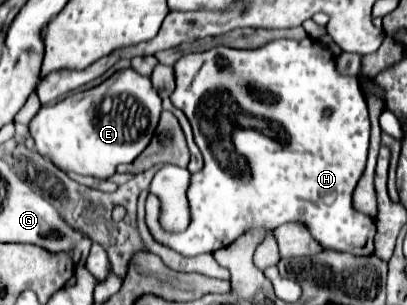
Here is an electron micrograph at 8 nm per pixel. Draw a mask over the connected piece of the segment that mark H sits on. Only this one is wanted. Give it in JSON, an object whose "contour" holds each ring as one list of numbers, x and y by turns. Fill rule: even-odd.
{"contour":[[277,39,271,41,267,47,261,49,253,49,253,51,239,51,239,49,231,49,231,47,213,47,209,51,201,51,201,53,187,53,183,55,175,65,175,91,171,93,171,103,175,107,179,107,191,127,193,127,193,135,195,135,195,143,205,159,205,167,193,175,191,179,191,187,189,187,189,207,191,207,191,223,183,233,167,233,161,229,159,219,157,219,157,201,155,195,149,193,147,201,145,201,145,223,151,231,151,235,155,237,155,241,163,243,165,247,171,247,173,251,185,255,185,257,195,257,201,253,213,253,215,249,227,247,231,245,231,241,239,239,243,235,243,231,247,231,249,227,269,227,269,229,277,229,279,225,297,219,303,221,311,235,321,243,323,249,333,249,333,251,347,251,347,253,355,253,355,255,371,255,373,253,373,235,375,235,375,225,371,221,369,215,359,213,353,209,351,205,351,195,353,189,365,169,365,161,367,161,367,149,369,149,371,123,369,115,367,115,367,101,365,95,361,91,359,79,357,77,347,77,347,75,339,75,339,71,335,69,335,61,333,61,333,53,329,53,327,47,323,47,317,39,303,39,303,41,291,41,291,39],[325,109,331,109,333,113,329,117,323,115],[223,153,235,153,235,157,245,159,245,165,225,165,223,167]]}

